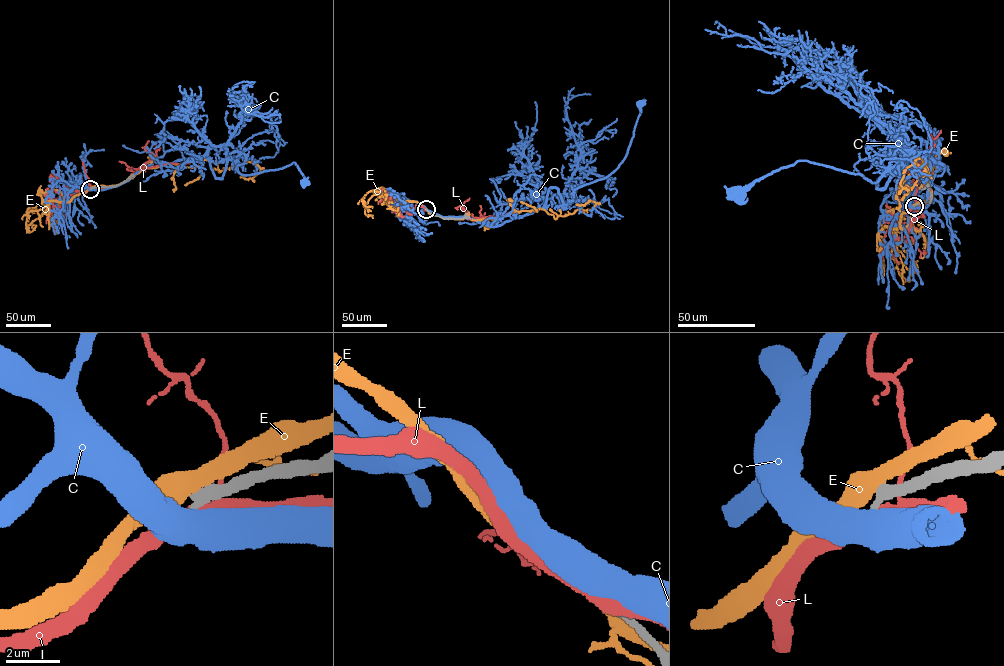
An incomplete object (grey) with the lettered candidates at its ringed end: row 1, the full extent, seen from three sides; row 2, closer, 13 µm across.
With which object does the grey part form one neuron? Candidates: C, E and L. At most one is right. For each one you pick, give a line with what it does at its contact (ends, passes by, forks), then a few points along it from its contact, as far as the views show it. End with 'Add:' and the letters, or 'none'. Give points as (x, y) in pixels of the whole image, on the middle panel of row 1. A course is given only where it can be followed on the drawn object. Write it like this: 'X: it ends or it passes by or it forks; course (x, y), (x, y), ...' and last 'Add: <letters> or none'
Add: none

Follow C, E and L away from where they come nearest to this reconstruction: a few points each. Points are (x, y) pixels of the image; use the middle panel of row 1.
C: (426, 209), (495, 226), (555, 195), (566, 205), (621, 162), (640, 105)
E: (426, 209), (443, 217), (487, 221), (493, 226), (488, 226)
L: (426, 209), (443, 217), (477, 219), (526, 210)

